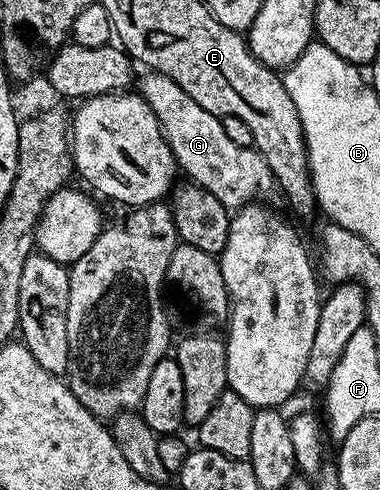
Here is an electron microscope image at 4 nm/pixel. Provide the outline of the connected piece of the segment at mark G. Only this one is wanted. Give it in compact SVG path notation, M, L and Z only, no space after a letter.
M143 71L136 88L148 102L152 114L162 123L162 134L174 155L175 165L187 172L189 179L199 188L208 190L228 210L237 210L251 203L258 191L266 192L272 188L270 167L266 159L254 148L236 146L224 134L224 126L219 117L213 116L200 102L192 102L172 78L159 72Z

